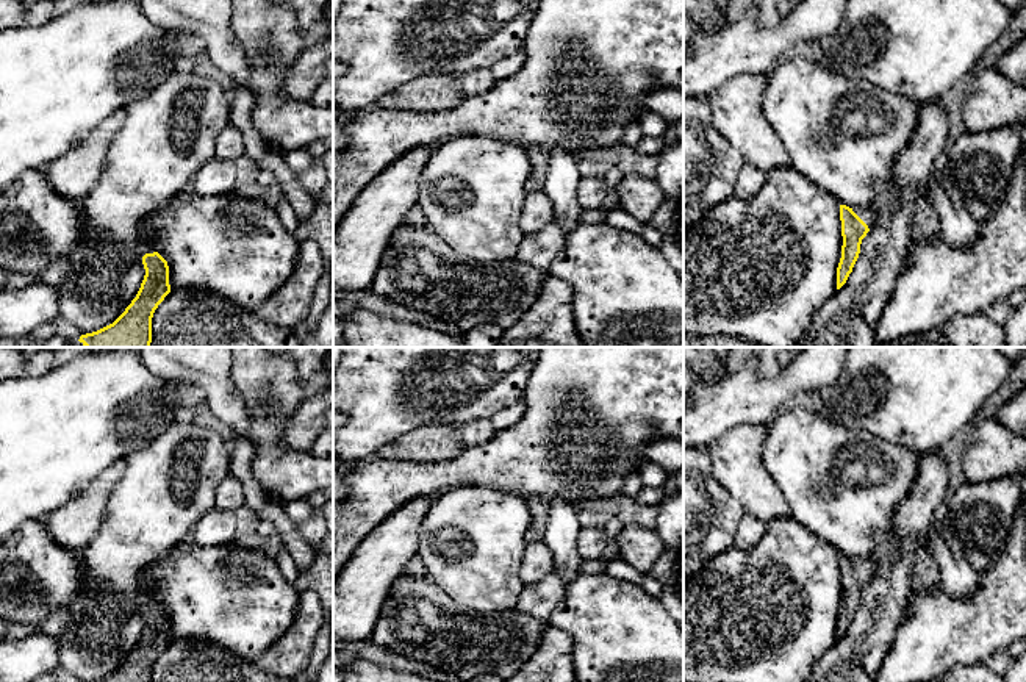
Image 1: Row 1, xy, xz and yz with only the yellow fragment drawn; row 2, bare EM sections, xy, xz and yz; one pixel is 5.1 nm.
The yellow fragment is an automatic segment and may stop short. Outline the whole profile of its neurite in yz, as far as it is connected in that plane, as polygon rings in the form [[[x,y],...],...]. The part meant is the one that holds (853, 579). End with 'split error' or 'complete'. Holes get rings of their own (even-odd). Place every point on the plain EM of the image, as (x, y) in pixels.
[[[840,555],[840,571],[843,596],[841,608],[837,618],[837,640],[846,634],[849,624],[852,623],[860,604],[862,590],[874,574],[873,563],[865,557],[849,558],[846,555]]] | split error

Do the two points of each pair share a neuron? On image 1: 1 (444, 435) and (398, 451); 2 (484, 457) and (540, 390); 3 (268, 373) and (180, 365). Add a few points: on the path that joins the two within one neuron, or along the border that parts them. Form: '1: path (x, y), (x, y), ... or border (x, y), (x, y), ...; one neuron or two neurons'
1: path (434, 443), (408, 448); one neuron
2: path (504, 451), (540, 415), (540, 410); one neuron
3: border (230, 363), (230, 379), (244, 402); two neurons

